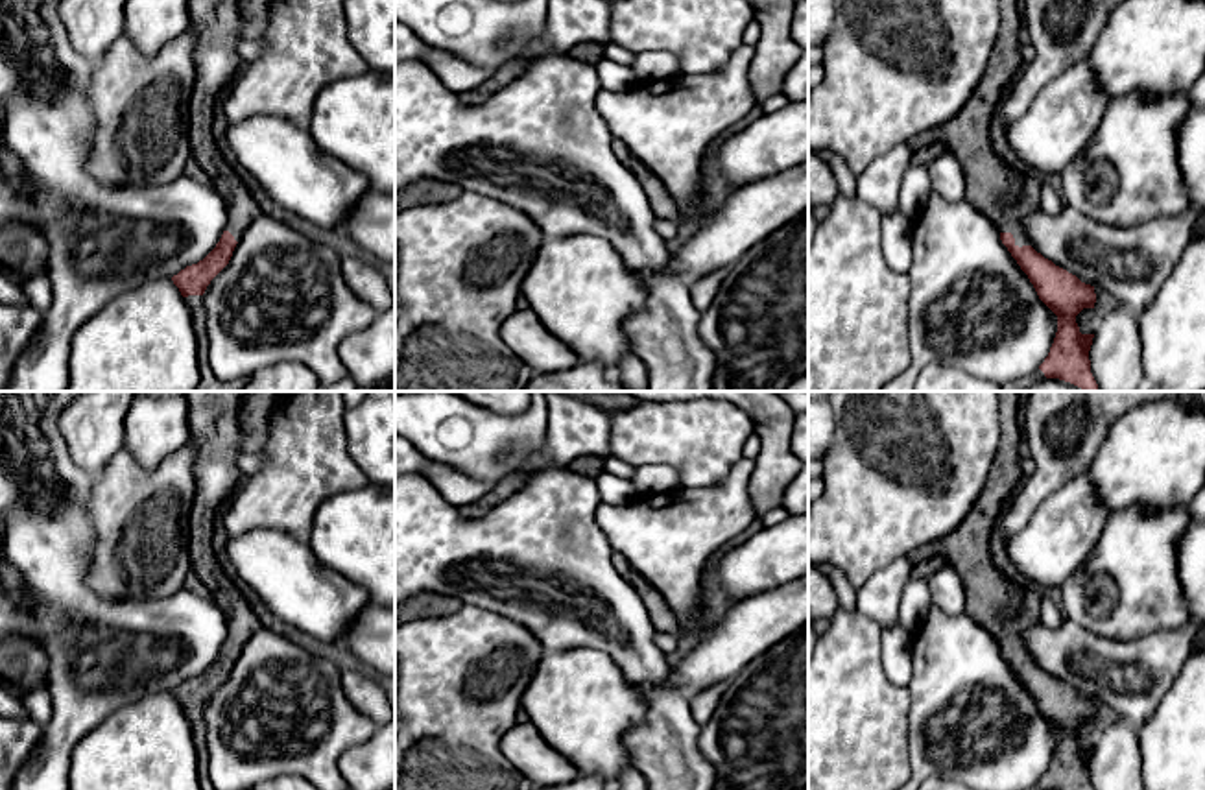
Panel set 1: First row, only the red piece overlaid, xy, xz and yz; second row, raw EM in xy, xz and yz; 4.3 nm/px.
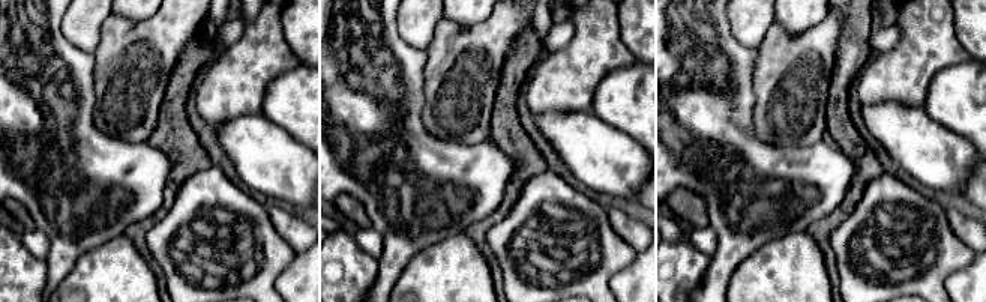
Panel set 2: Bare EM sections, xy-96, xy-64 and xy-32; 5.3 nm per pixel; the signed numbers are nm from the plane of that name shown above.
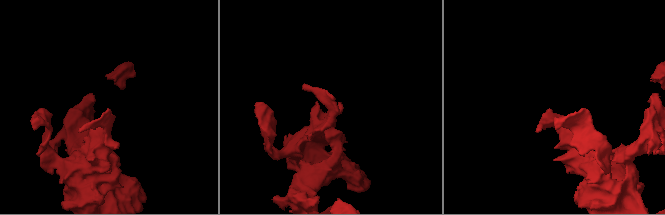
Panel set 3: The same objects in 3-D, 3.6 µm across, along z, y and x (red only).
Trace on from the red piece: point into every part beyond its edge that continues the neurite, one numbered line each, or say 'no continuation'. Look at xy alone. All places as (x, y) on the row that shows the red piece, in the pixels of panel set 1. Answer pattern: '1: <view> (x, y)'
1: xy (218, 23)
2: xy (207, 379)

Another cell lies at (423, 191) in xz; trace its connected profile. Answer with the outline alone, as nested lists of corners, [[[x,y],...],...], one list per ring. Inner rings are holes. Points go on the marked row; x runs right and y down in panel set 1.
[[[417,179],[395,194],[395,214],[419,205],[437,205],[456,199],[463,190],[452,183]]]

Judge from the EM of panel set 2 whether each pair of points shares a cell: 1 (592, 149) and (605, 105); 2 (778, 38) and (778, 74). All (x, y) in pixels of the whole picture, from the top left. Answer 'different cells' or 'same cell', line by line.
1: different cells
2: same cell

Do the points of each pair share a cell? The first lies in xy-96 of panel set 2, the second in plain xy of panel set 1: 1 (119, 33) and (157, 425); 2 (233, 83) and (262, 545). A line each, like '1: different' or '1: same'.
1: different
2: different

